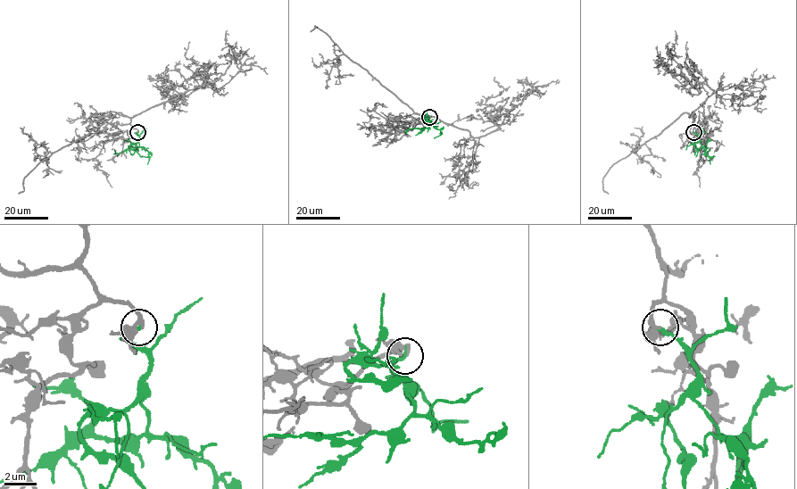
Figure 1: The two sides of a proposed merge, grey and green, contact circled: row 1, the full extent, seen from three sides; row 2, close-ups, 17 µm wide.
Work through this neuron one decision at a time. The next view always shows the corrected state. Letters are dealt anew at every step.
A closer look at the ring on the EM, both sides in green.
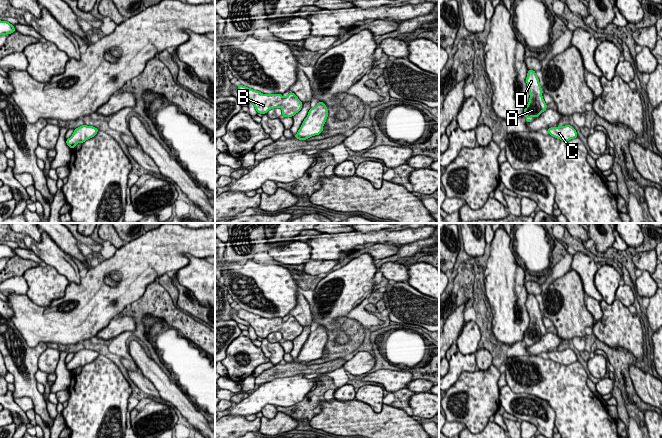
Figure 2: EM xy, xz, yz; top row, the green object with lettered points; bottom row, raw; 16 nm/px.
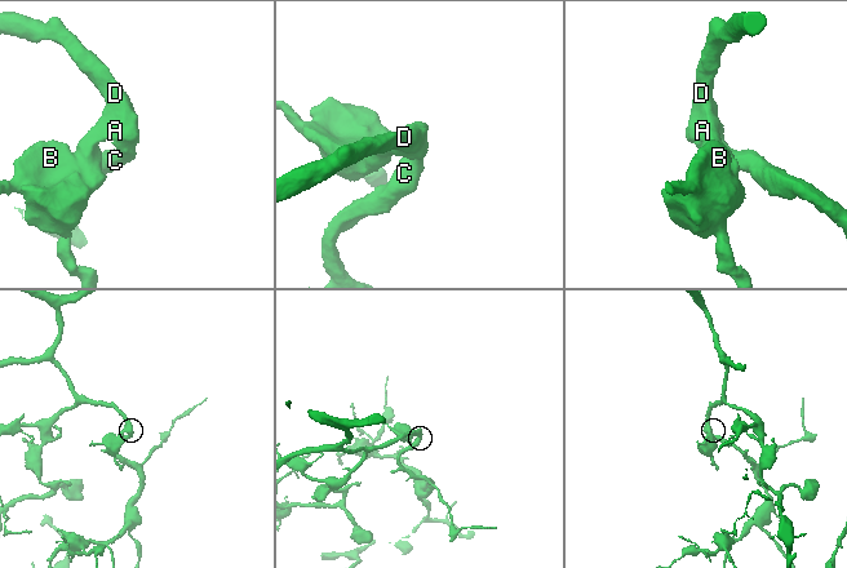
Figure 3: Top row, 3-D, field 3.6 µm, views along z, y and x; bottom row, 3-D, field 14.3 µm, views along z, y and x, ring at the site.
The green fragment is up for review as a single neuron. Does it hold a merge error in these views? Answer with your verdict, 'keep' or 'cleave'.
keep

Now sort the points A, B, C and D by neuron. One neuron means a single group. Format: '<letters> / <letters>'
A B C D

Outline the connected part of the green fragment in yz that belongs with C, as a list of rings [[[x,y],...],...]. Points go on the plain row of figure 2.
[[[571,349],[551,351],[548,352],[547,355],[549,359],[562,365],[569,365],[578,361],[576,354]]]

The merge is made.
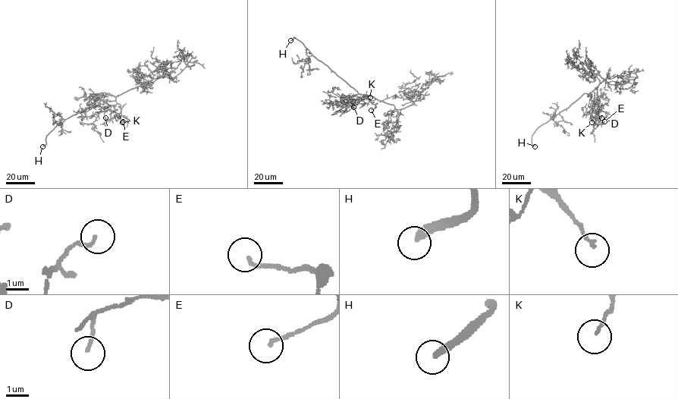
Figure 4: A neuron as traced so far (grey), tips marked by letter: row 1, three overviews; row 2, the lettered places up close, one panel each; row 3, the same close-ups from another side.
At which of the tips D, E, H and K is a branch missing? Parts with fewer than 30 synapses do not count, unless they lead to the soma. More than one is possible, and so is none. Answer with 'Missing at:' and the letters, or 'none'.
Missing at: H

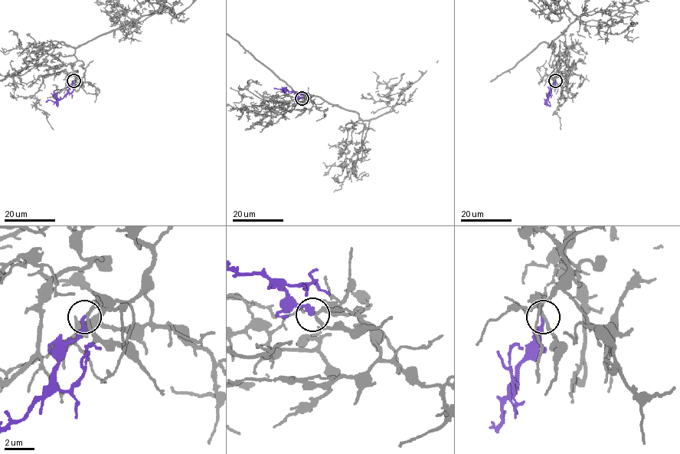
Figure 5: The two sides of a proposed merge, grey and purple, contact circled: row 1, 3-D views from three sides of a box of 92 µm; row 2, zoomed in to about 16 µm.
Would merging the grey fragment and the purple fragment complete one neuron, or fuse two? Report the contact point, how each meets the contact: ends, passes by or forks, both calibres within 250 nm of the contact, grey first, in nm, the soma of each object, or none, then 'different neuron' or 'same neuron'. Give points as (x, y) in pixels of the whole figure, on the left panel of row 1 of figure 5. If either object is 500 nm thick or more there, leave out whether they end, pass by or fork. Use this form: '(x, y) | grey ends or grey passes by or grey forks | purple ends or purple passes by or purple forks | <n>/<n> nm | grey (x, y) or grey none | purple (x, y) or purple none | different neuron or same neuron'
(73, 80) | grey passes by | purple ends | 190/240 nm | grey none | purple none | different neuron

